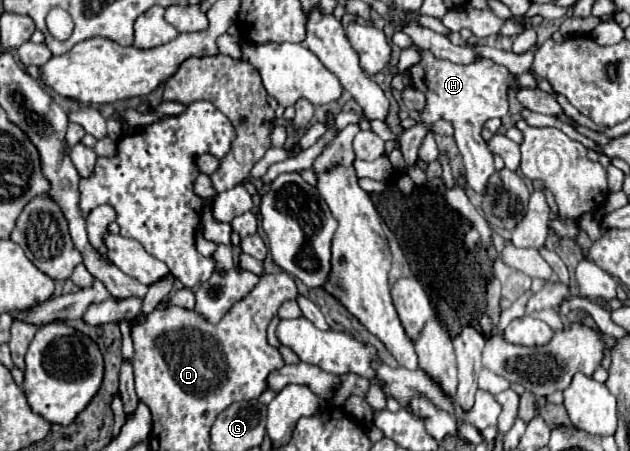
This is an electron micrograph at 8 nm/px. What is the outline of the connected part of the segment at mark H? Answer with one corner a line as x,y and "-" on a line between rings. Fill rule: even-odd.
421,51
421,61
409,67
411,73
411,85
421,91
427,99
425,109
419,113
421,123
431,125
439,119
451,121
455,129
455,139
459,145
459,151
467,151
467,183
477,191
485,193
487,179
493,175
493,153
487,149
487,143
481,137
481,129
487,119
491,117
503,117
507,115
507,93
509,89
515,89
517,99
523,107
543,113
543,115
557,115
563,109
559,103
539,87
523,87
519,85
517,77
503,65
493,63
491,59
477,59
477,63
469,65
457,65
449,63
447,59
437,59
435,55
429,55
429,51

